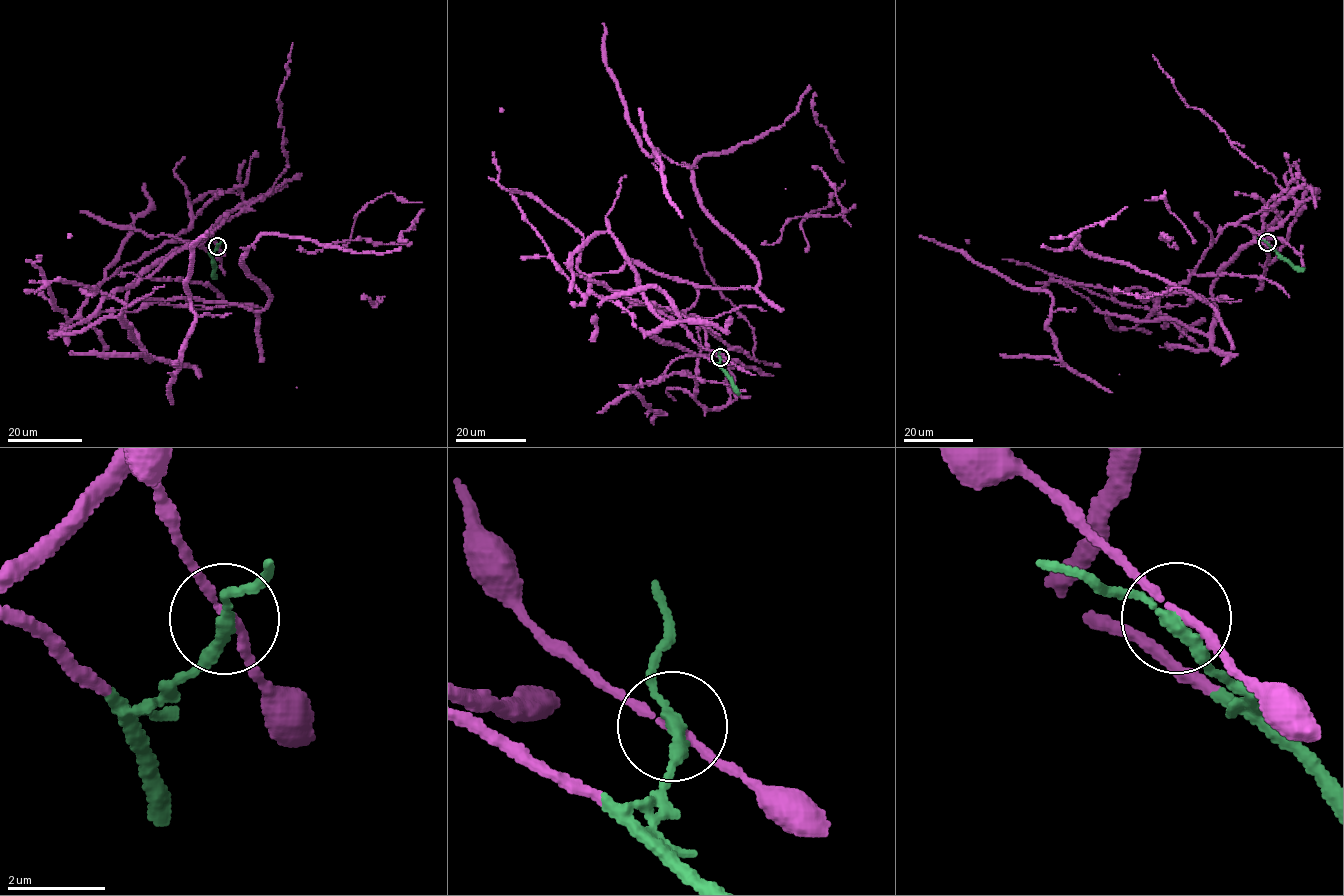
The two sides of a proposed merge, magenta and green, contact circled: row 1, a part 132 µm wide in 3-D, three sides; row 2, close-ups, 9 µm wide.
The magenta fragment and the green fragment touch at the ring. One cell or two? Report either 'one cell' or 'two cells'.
one cell

